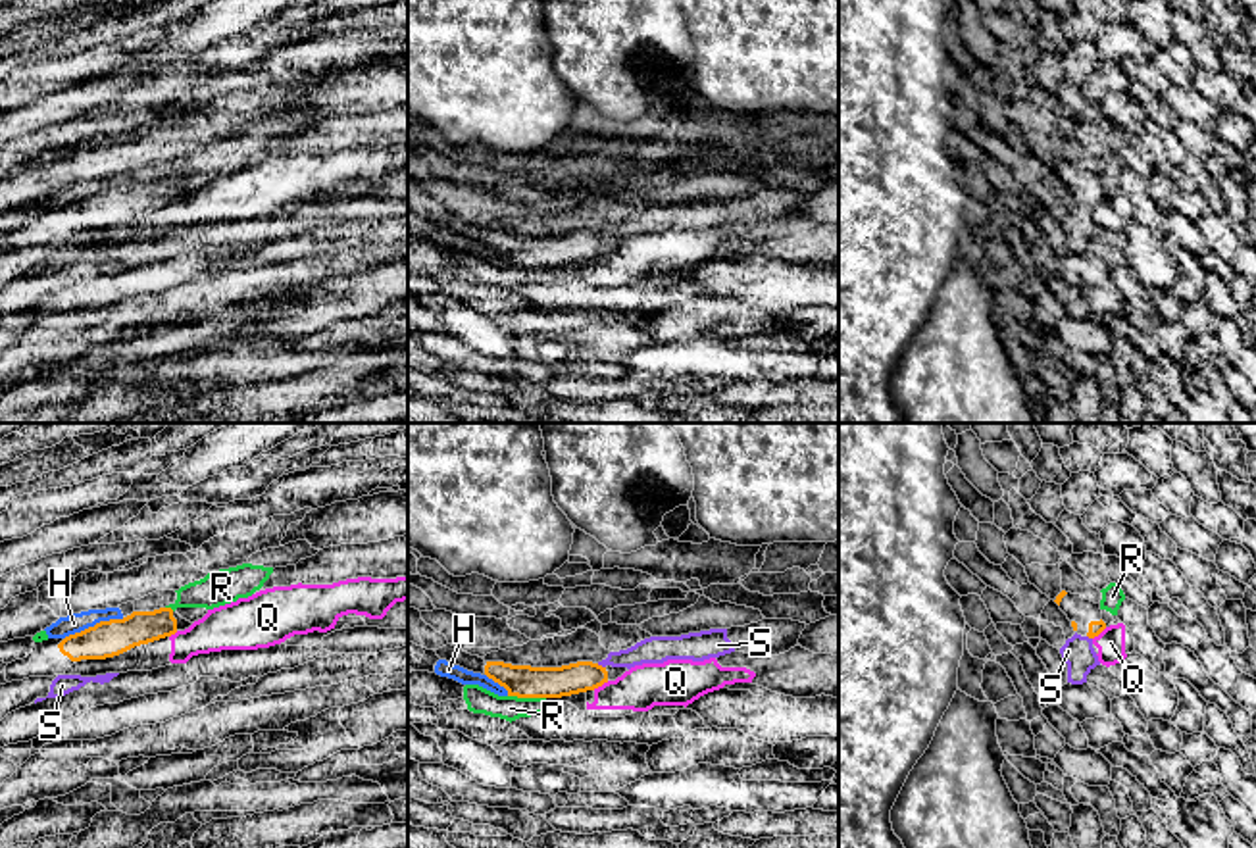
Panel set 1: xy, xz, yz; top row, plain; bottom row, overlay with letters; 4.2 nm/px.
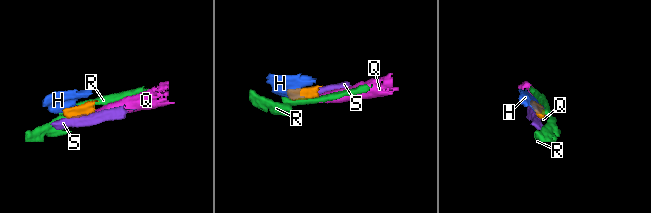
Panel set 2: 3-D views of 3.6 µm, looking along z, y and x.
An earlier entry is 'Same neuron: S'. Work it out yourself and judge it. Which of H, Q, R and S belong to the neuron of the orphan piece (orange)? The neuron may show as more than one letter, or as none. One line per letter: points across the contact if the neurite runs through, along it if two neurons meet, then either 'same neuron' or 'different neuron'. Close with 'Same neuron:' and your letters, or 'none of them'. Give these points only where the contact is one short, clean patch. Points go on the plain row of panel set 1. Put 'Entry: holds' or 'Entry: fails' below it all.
H: border along xy (124, 187), (97, 191), (64, 208); different neuron
Q: border along xz (608, 250), (593, 258); different neuron
R: border along xz (508, 264), (545, 268); different neuron
S: border along xz (597, 233), (604, 237); different neuron
Same neuron: none of them
Entry: fails

